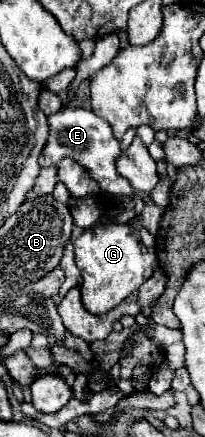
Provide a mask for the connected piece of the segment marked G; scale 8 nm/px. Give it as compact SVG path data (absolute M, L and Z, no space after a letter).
M100 224L94 230L84 230L74 240L74 252L76 266L82 274L82 304L96 316L110 312L128 296L132 296L156 268L156 254L142 244L138 228L128 224Z

